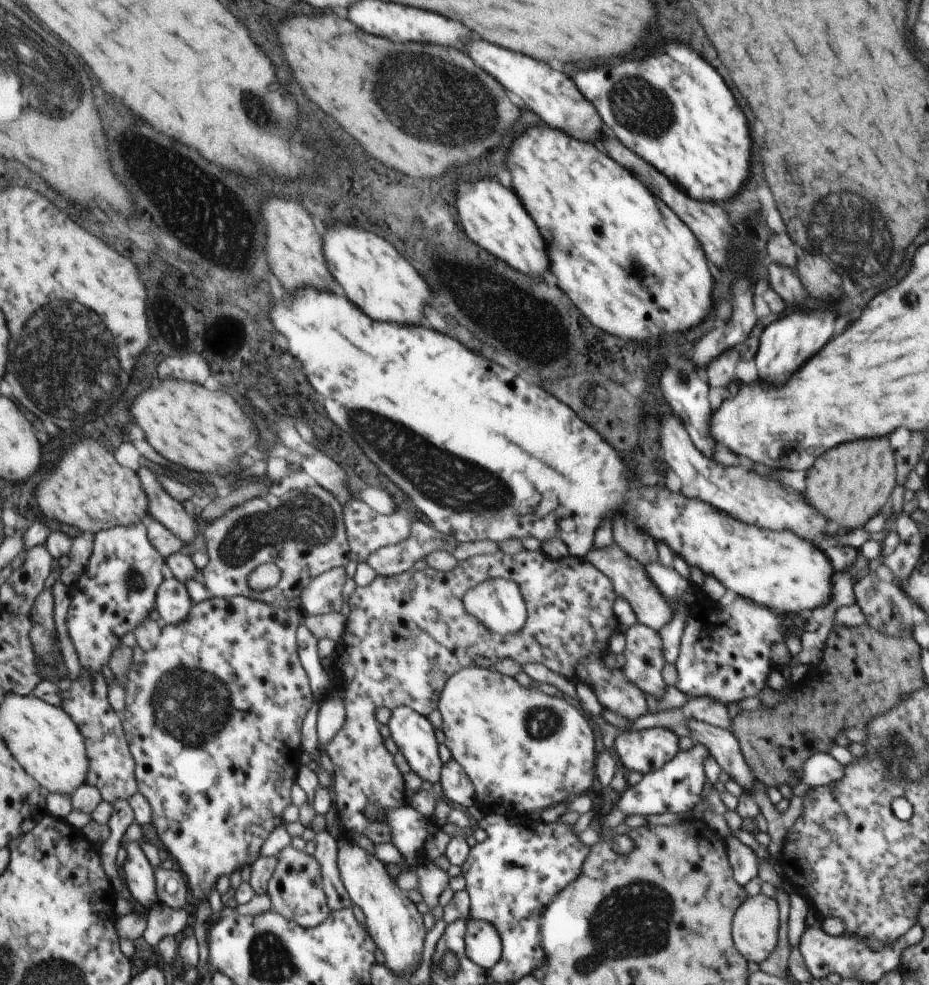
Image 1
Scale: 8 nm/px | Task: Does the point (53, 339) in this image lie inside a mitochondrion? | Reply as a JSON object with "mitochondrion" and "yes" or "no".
{"mitochondrion":"yes"}

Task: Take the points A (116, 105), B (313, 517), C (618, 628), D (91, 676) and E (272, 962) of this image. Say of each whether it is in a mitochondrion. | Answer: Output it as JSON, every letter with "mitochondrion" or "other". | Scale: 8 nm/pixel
{"A":"other","B":"mitochondrion","C":"other","D":"other","E":"mitochondrion"}

